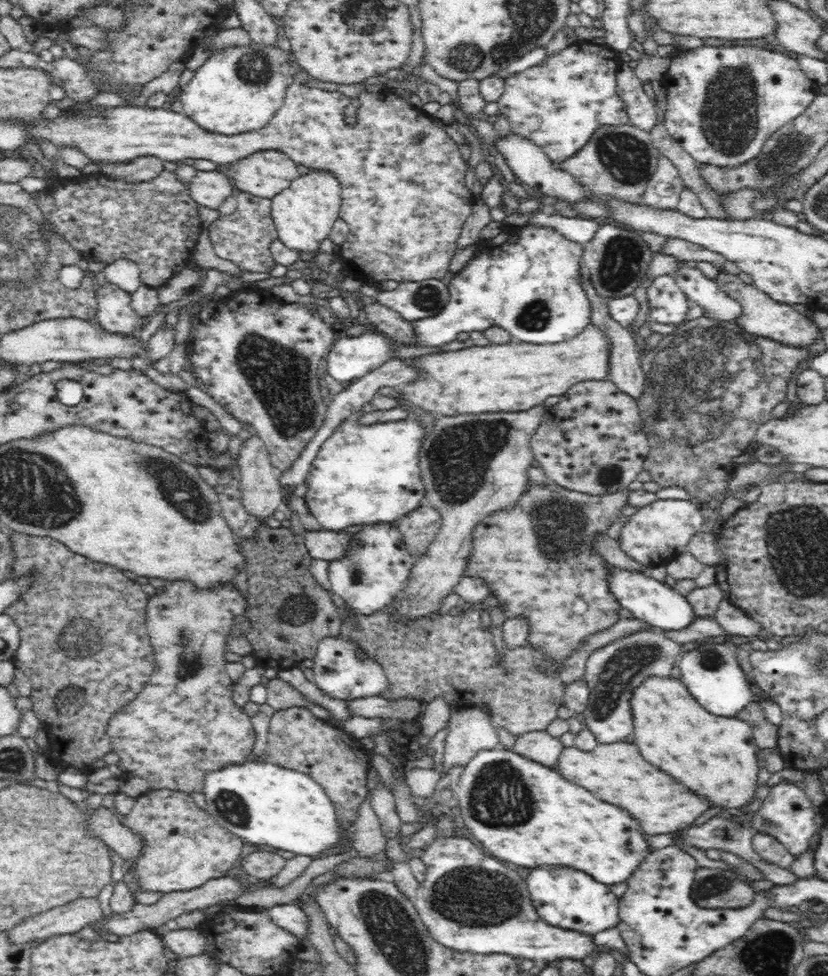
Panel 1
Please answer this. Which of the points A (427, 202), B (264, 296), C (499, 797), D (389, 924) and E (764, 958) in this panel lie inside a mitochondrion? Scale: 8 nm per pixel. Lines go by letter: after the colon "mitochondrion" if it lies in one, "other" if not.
A: other
B: other
C: mitochondrion
D: mitochondrion
E: mitochondrion

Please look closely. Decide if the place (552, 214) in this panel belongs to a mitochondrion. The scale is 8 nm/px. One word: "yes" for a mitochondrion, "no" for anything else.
no

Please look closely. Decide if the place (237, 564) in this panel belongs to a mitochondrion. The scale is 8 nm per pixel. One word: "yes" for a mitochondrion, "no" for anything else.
no

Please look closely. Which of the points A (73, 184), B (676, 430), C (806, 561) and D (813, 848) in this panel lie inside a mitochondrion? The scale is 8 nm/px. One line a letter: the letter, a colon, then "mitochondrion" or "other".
A: other
B: mitochondrion
C: mitochondrion
D: other

